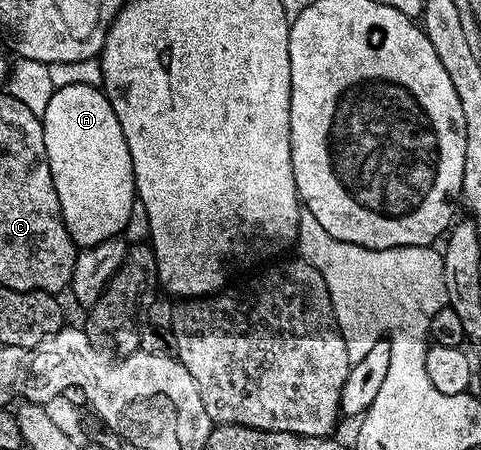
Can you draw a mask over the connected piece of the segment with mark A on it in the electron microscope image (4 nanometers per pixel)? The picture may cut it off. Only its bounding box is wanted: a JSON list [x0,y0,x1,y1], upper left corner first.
[41,84,138,250]

